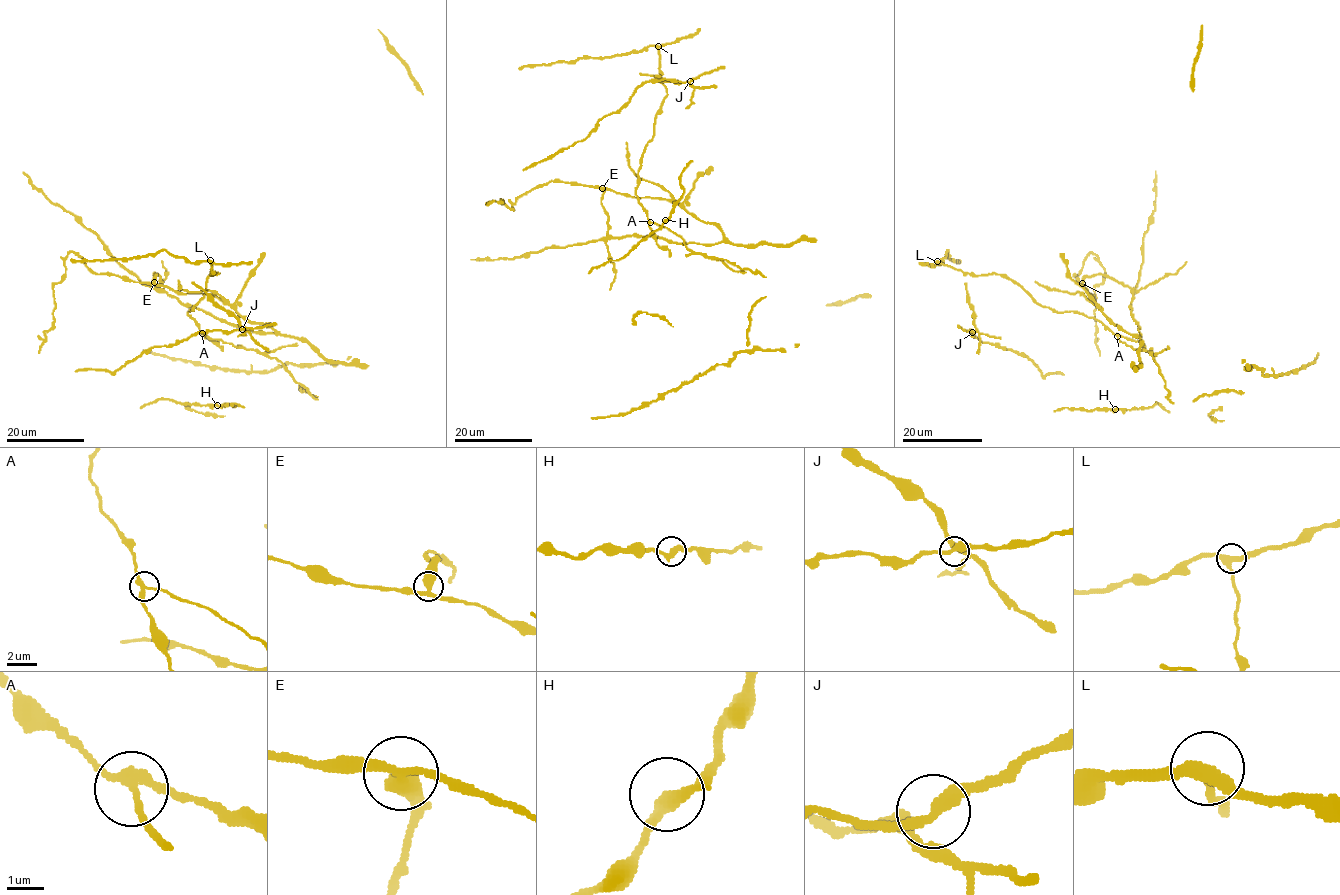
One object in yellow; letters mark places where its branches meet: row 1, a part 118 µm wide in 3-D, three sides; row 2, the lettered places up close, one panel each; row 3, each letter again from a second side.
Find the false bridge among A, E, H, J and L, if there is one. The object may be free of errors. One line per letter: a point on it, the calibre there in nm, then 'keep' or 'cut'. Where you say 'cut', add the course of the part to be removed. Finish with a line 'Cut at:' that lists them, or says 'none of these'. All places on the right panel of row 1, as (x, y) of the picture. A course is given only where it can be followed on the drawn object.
A: place (1117, 336); calibre 240 nm; cut; course (1117, 336), (1127, 346), (1152, 356), (1168, 390), (1168, 398), (1173, 403)
E: place (1082, 283); calibre 340 nm; keep
H: place (1115, 409); calibre 280 nm; keep
J: place (972, 332); calibre 280 nm; keep
L: place (937, 261); calibre 320 nm; keep
Cut at: A

